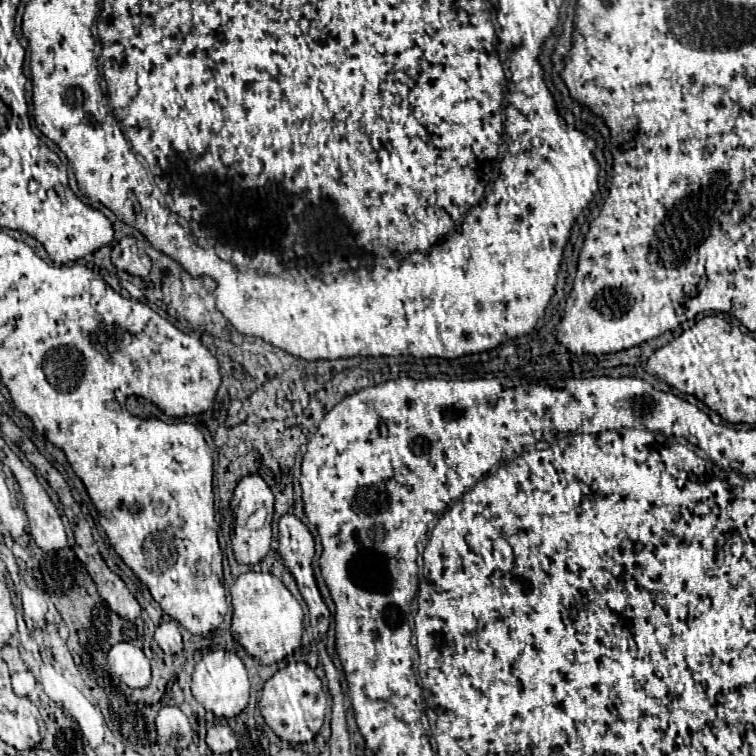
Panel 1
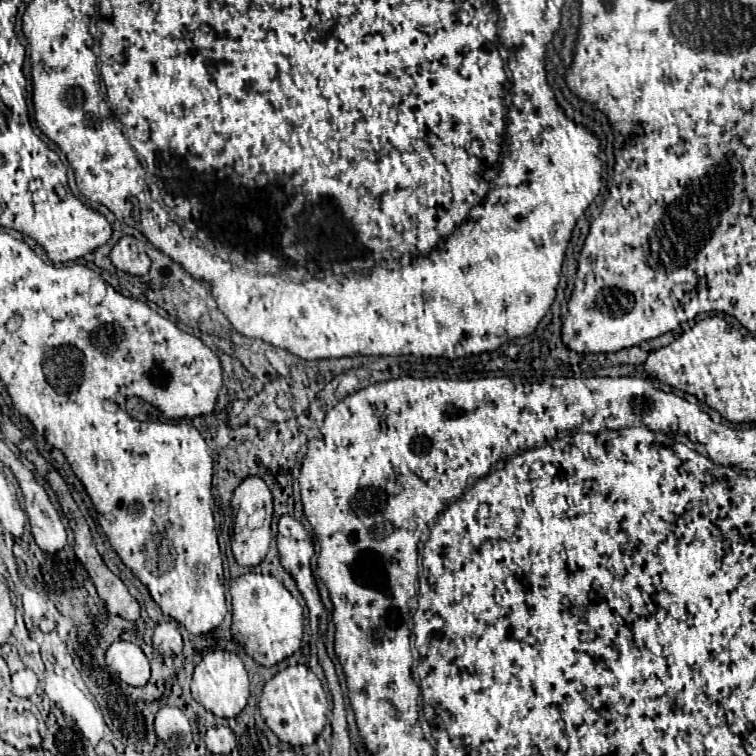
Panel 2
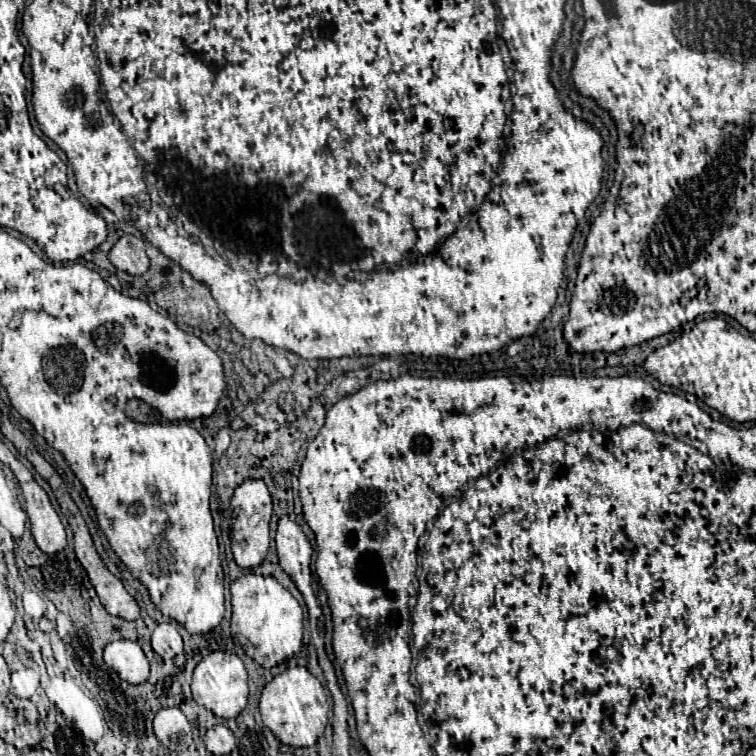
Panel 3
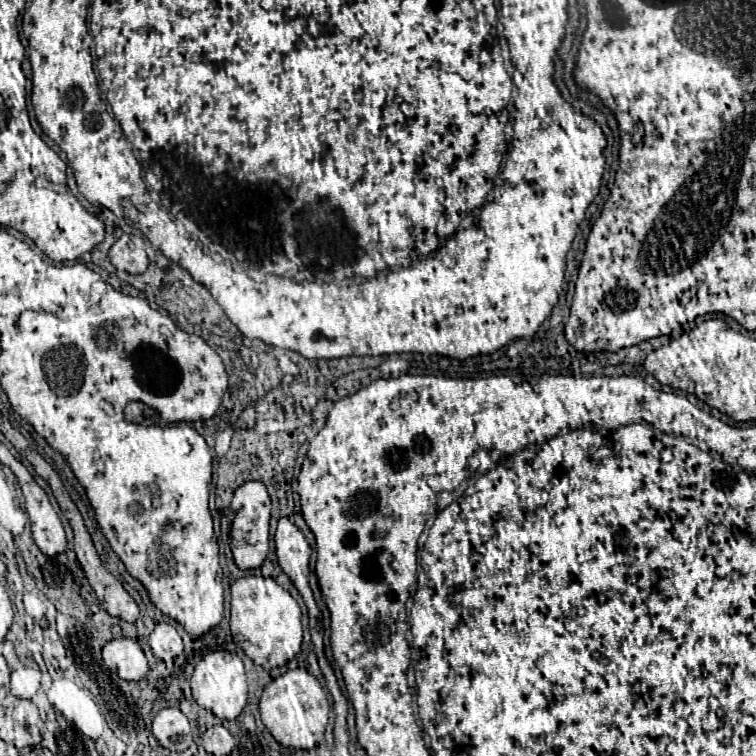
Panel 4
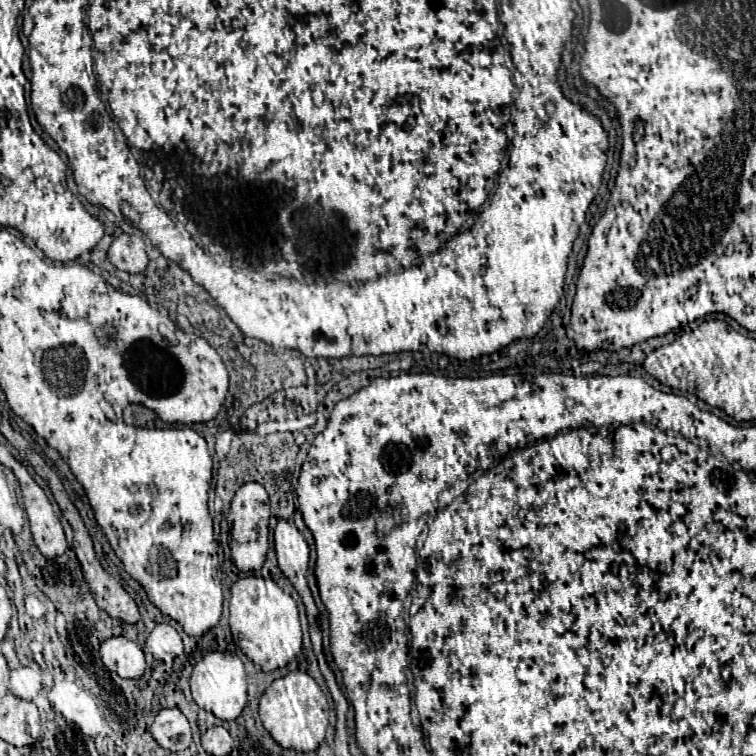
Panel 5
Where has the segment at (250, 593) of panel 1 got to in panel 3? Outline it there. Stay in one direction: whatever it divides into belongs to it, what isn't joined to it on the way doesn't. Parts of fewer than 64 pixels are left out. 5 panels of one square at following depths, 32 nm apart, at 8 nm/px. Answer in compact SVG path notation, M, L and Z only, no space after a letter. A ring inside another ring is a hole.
M244 574L230 584L232 592L232 638L260 666L272 668L292 658L302 646L302 606L272 576Z

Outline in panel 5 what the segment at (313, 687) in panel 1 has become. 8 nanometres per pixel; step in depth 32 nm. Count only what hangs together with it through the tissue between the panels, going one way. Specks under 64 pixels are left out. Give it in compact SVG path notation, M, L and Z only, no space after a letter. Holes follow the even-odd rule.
M294 670L274 680L260 698L260 720L264 728L282 748L292 748L300 752L316 750L324 742L324 734L328 728L328 712L330 706L322 688L304 670Z

